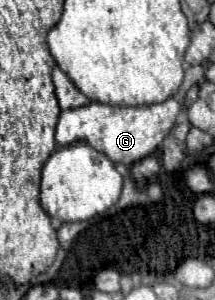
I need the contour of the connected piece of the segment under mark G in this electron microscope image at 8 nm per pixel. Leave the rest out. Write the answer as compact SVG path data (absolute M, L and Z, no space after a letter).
M173 97L163 103L145 107L111 107L101 103L89 103L85 107L63 111L59 115L55 141L59 147L67 147L67 143L75 141L87 141L97 151L103 151L115 165L133 165L139 159L151 155L159 147L159 143L171 133L179 111L181 103Z

